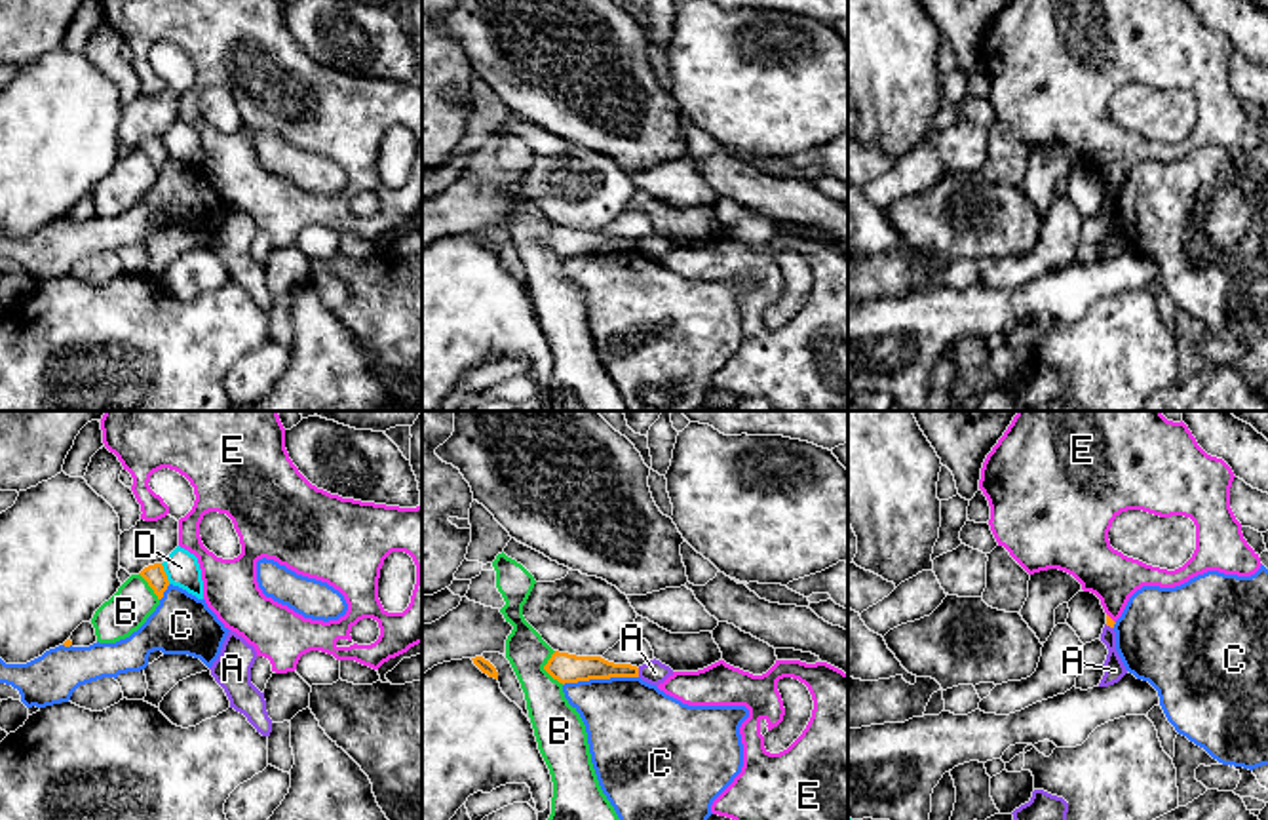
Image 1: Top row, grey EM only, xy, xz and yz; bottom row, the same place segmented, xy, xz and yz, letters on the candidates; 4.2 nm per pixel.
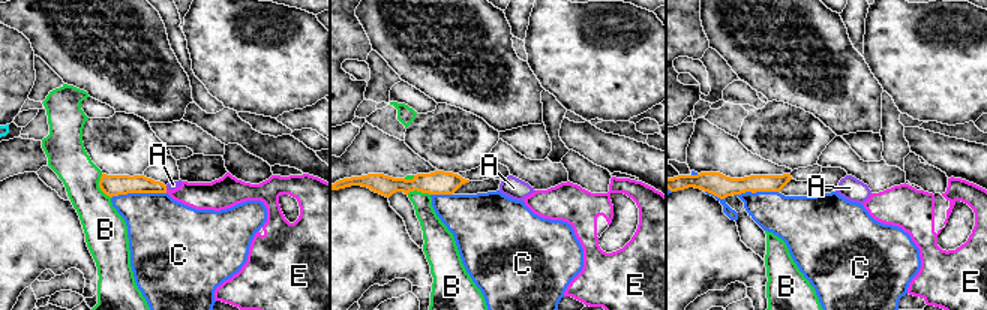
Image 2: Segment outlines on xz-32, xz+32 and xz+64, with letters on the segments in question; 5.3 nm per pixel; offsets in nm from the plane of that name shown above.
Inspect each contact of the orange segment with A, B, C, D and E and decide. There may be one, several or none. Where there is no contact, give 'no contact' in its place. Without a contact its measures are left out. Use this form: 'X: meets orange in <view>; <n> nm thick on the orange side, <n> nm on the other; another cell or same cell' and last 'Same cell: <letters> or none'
A: meets orange in xz; 110 nm thick on the orange side, 100 nm on the other; another cell
B: meets orange in xz; 130 nm thick on the orange side, 200 nm on the other; another cell
C: meets orange in xz; 130 nm thick on the orange side, 380 nm on the other; another cell
D: meets orange in xy; 90 nm thick on the orange side, 140 nm on the other; another cell
E: meets orange in yz; 40 nm thick on the orange side, 220 nm on the other; another cell
Same cell: none

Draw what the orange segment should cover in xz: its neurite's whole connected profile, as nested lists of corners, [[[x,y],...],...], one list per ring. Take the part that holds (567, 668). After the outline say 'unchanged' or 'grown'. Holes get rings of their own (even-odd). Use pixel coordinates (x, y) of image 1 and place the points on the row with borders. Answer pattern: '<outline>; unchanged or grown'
[[[555,651],[544,670],[559,683],[578,683],[589,679],[639,677],[639,668],[614,664],[601,656],[576,656]]]; unchanged

